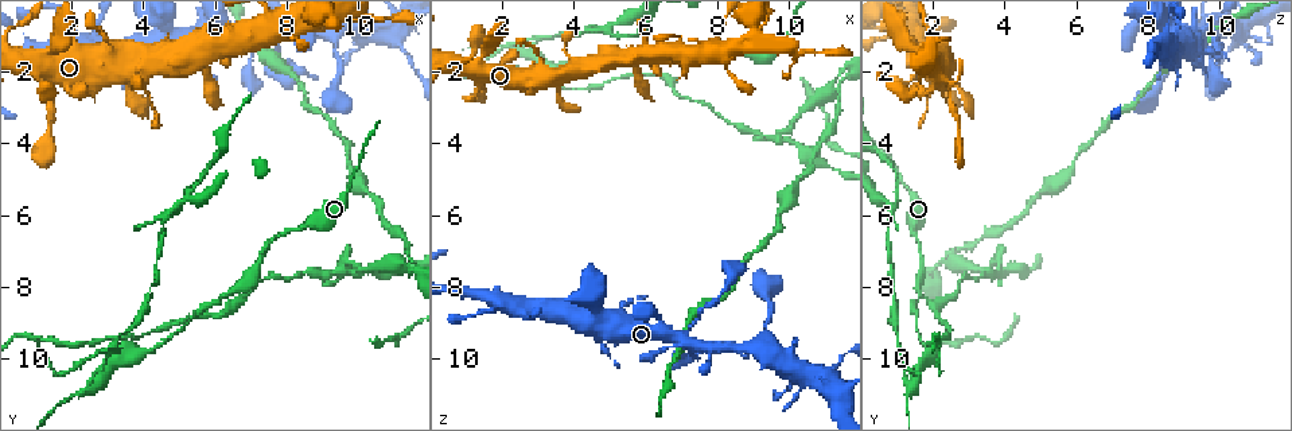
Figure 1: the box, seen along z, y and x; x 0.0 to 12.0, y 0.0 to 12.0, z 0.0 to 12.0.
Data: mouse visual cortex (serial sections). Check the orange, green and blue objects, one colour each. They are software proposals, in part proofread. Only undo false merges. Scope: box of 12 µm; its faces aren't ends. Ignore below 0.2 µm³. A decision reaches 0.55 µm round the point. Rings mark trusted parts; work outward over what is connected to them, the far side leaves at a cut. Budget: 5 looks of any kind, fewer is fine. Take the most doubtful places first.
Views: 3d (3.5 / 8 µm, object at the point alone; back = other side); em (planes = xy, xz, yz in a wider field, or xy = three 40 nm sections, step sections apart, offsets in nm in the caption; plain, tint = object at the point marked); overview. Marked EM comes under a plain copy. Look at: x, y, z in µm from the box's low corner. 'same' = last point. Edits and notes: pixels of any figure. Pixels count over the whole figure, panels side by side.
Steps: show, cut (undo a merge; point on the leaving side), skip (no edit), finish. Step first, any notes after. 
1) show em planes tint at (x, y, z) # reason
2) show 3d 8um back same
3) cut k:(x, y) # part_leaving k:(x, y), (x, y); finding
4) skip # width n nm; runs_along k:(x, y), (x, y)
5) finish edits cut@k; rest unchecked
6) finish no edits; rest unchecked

show 3d 3.5um at (6.3, 8.2, 1.6) # four or more arms meet

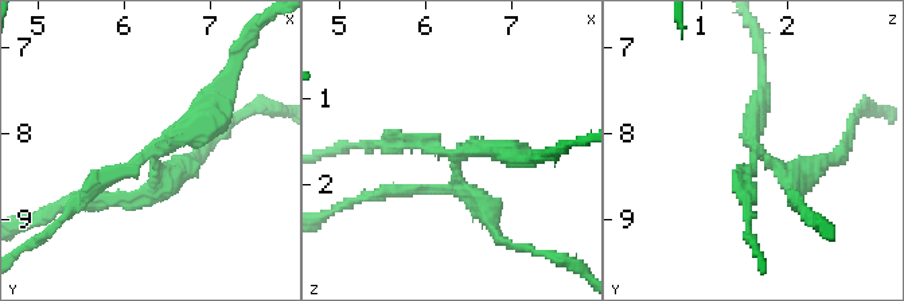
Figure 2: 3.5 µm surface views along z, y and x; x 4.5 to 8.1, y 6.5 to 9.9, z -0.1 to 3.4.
show em xy step 1 tint at (6.40, 8.15, 1.65) # arms 4; arm_widths 150, 150, 250, 250 nm; now the EM

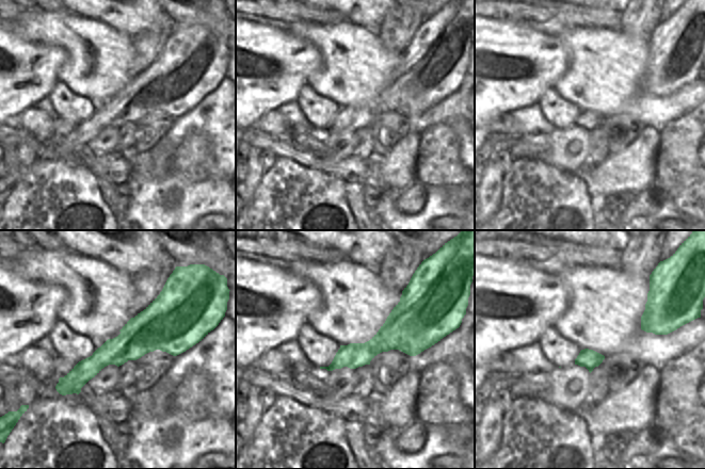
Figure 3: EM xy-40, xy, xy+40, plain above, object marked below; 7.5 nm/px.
cut 2:(141, 195) # a second cell is stuck on

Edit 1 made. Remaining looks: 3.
show 3d 3.5um at (2.8, 10.4, 1.5) # three-way junction

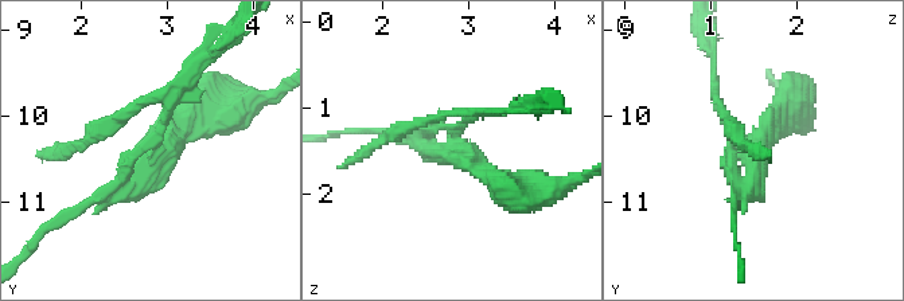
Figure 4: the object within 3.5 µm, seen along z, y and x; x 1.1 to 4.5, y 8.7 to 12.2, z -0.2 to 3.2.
show em xy step 1 tint at (2.85, 10.40, 1.50) # arms 3; arm_widths 100, 150, 350 nm

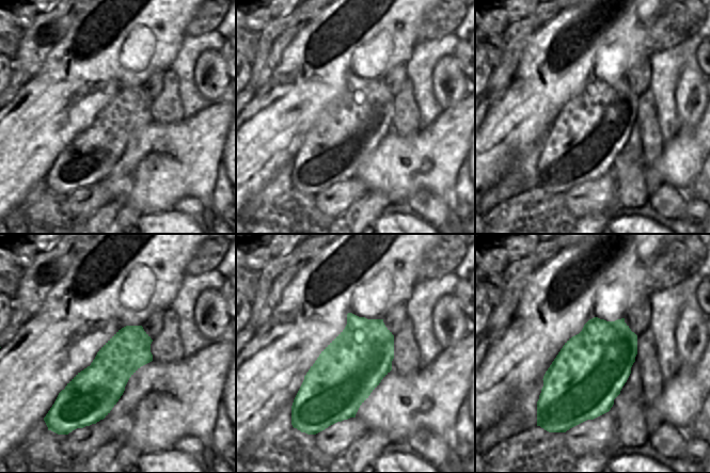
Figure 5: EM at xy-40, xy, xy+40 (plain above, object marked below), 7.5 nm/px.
show em xy step 3 tint same # cut it another way

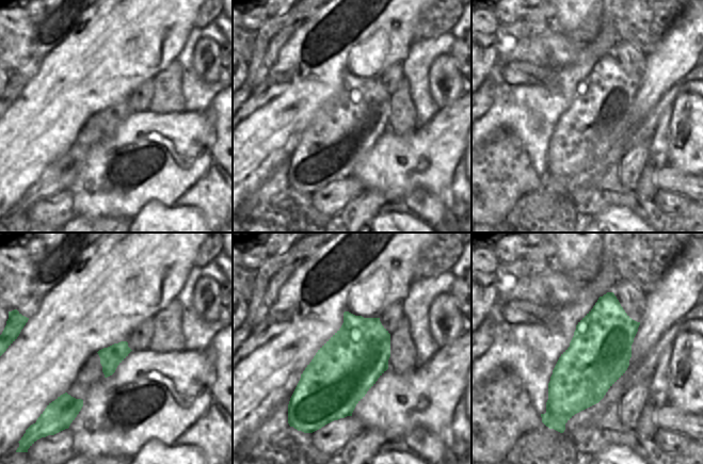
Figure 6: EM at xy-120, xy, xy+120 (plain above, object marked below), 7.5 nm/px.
cut 4:(135, 106) # a second cell is stuck on

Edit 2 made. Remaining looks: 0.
finish edits cut@2, cut@4; rest unchecked

